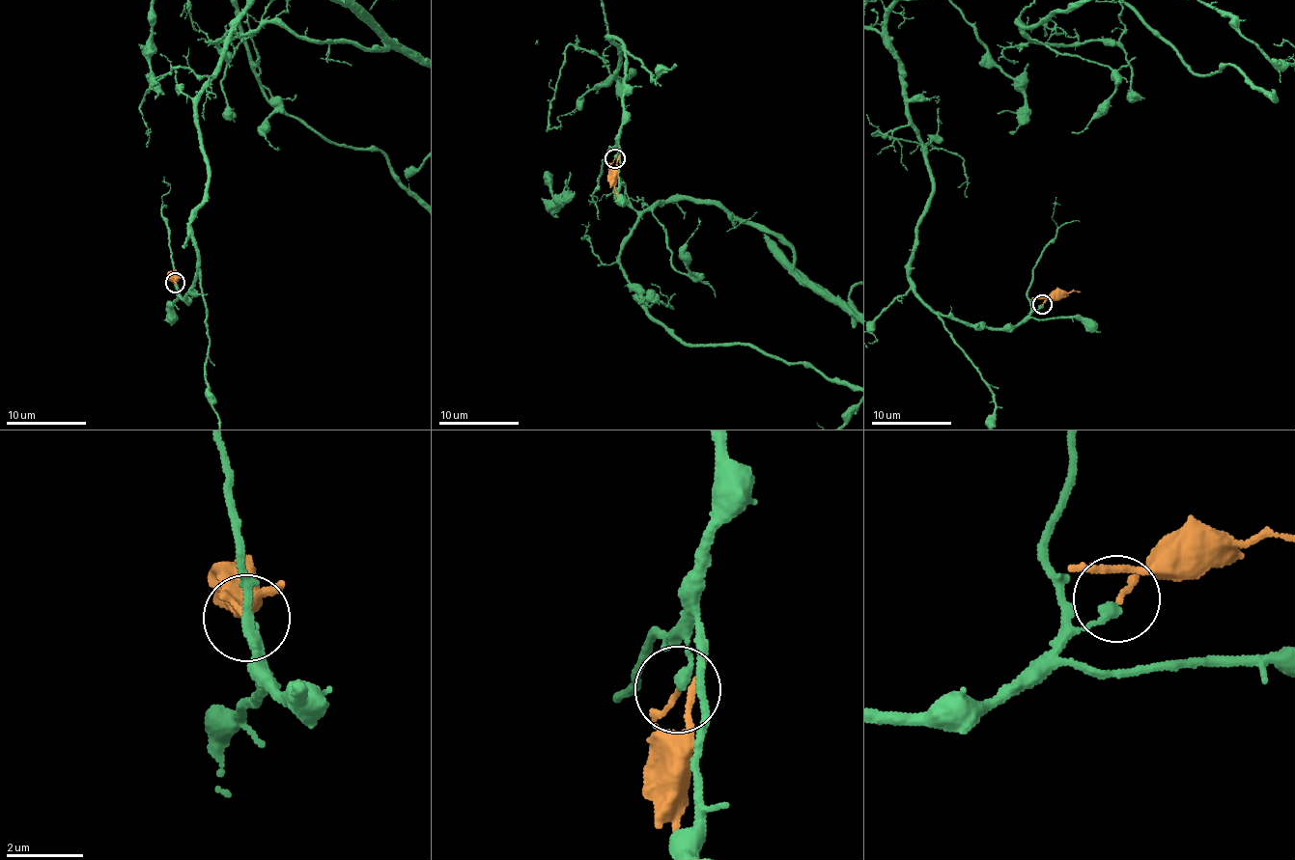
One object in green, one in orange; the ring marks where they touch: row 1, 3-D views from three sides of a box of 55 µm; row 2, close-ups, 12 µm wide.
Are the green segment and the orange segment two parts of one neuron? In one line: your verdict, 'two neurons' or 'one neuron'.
two neurons

